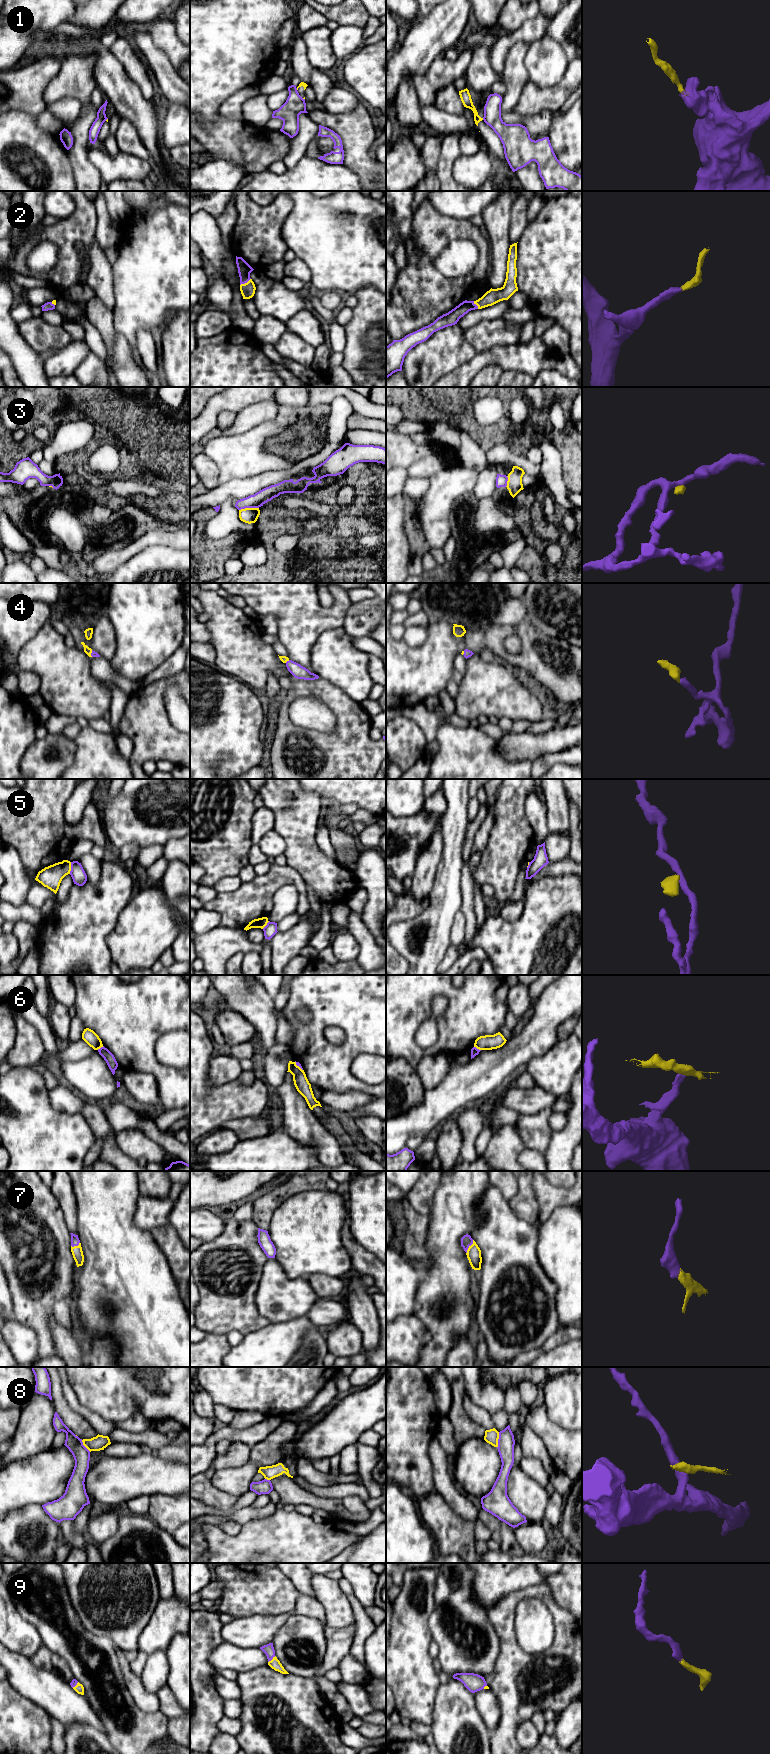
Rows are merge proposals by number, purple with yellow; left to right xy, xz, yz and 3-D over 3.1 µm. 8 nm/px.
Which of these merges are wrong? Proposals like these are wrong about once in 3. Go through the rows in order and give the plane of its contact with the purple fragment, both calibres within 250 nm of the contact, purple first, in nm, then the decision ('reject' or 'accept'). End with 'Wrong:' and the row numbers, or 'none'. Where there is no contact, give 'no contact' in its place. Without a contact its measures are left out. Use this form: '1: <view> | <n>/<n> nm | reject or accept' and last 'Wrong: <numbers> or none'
1: xy | 80/20 nm | reject
2: xz | 110/110 nm | accept
3: xz | 120/130 nm | reject
4: xy | 50/60 nm | accept
5: xy | 120/170 nm | reject
6: yz | 60/130 nm | reject
7: yz | 90/110 nm | accept
8: yz | 140/110 nm | reject
9: xz | 90/90 nm | accept
Wrong: 1, 3, 5, 6, 8

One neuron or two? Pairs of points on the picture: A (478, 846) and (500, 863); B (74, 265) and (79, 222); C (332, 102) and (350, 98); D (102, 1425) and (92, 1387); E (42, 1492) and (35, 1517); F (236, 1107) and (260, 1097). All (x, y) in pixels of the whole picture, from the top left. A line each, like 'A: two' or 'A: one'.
A: two
B: one
C: one
D: two
E: two
F: one

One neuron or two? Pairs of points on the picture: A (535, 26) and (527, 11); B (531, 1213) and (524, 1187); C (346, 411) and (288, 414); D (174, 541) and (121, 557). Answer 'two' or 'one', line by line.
A: two
B: one
C: two
D: one

